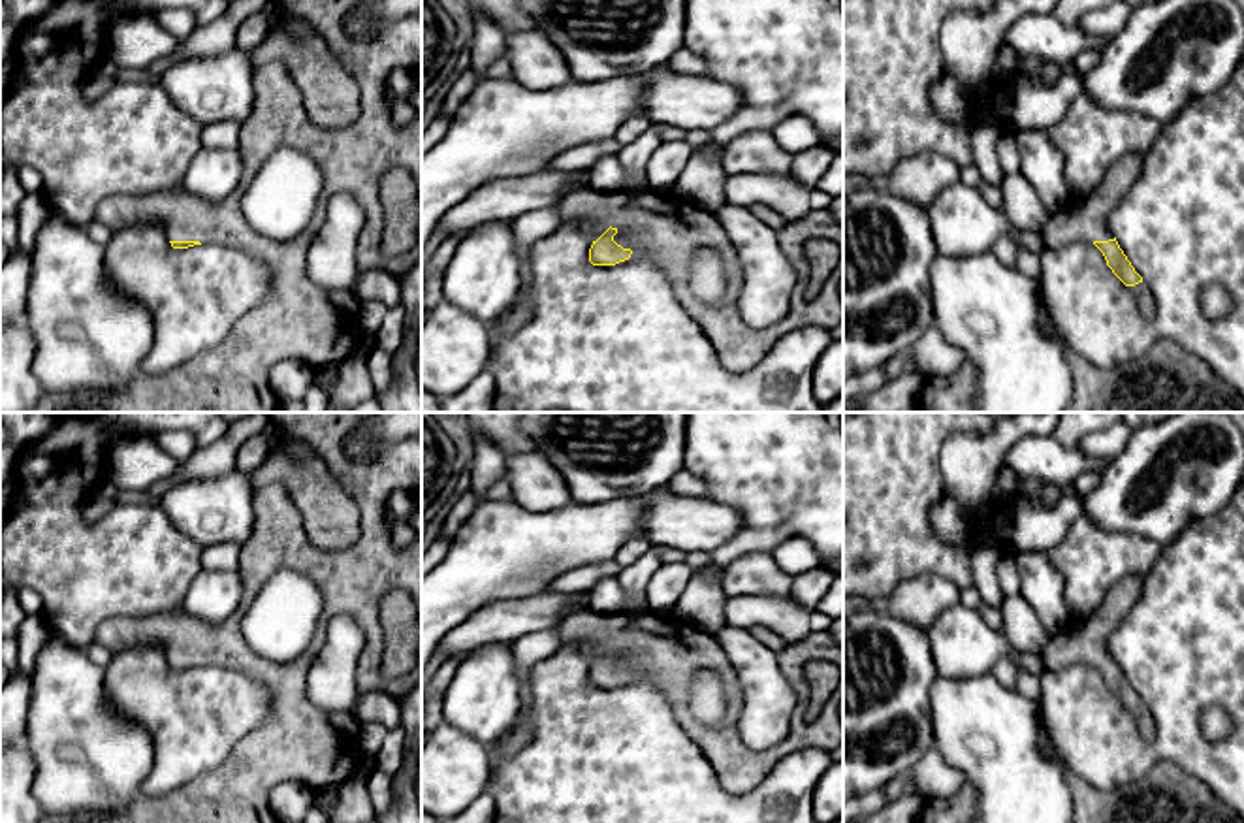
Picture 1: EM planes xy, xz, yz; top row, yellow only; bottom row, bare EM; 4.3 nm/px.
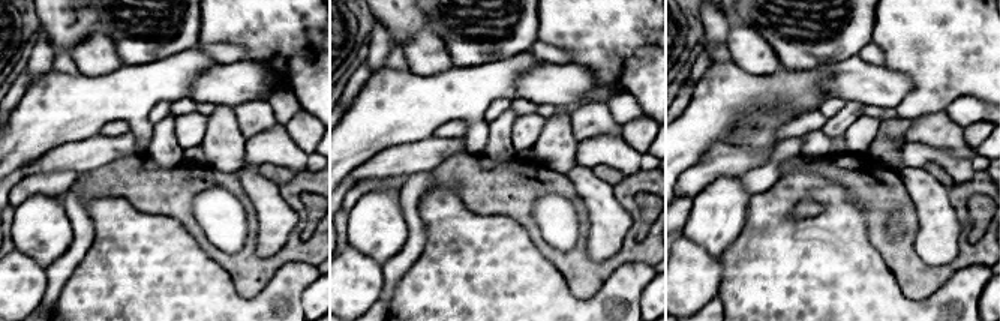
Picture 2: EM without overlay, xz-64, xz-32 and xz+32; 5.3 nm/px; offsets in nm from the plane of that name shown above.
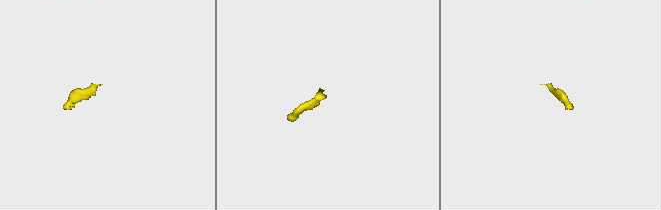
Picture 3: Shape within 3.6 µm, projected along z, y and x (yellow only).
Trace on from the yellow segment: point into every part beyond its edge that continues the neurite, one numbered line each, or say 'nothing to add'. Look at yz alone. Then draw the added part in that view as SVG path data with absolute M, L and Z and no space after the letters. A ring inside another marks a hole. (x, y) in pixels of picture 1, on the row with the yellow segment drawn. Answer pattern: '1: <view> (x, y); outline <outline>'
1: yz (1079, 219); outline M1122 156L1103 183L1084 198L1069 198L1048 215L1041 237L1046 249L1058 250L1075 241L1108 241L1108 217L1142 171L1144 156Z
2: yz (1143, 296); outline M1142 281L1135 286L1127 286L1127 290L1131 292L1140 315L1146 320L1152 320L1156 316L1156 299L1148 284Z

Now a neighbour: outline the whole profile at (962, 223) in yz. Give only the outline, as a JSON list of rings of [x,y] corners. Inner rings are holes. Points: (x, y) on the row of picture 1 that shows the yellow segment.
[[[960,179],[943,188],[930,205],[930,228],[943,256],[971,256],[992,250],[1003,235],[1013,235],[1020,249],[1043,252],[1039,232],[1016,230],[1003,209],[992,207],[977,186]]]

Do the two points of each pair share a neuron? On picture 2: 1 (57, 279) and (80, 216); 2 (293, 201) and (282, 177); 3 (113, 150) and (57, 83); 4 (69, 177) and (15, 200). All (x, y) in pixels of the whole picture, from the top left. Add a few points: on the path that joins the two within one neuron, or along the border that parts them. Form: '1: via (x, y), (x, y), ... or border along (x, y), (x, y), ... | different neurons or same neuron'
1: via (66, 264), (80, 246), (80, 231) | same neuron
2: border along (290, 179), (279, 185) | different neurons
3: border along (99, 134), (65, 143) | different neurons
4: via (56, 183), (33, 183), (29, 186) | same neuron

